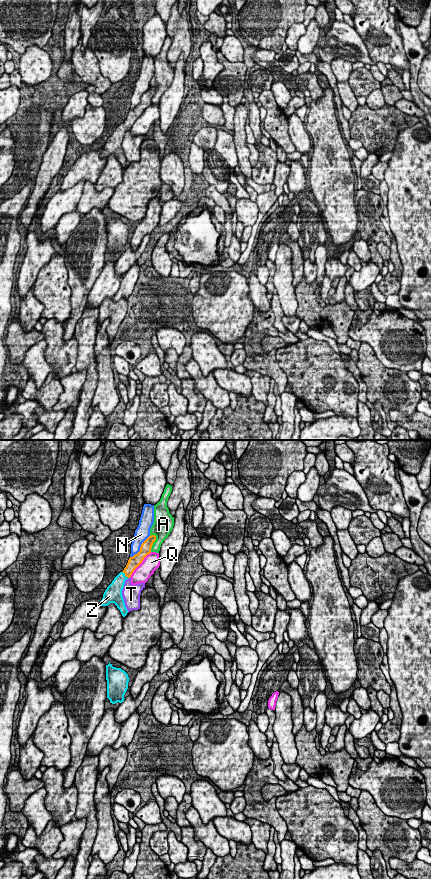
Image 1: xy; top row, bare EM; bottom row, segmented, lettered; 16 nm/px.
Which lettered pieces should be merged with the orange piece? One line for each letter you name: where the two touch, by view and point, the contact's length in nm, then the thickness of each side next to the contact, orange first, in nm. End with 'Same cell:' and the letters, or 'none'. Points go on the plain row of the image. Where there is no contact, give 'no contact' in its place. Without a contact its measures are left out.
Z: contact xy (125, 127); length 150 nm; calibres 190 and 220 nm
Same cell: Z

